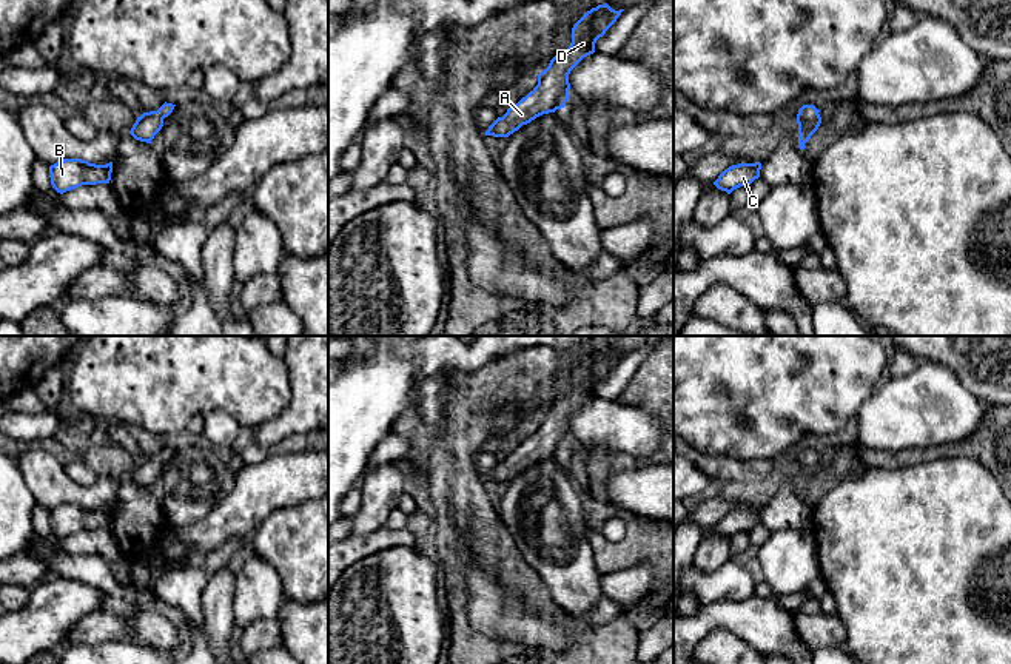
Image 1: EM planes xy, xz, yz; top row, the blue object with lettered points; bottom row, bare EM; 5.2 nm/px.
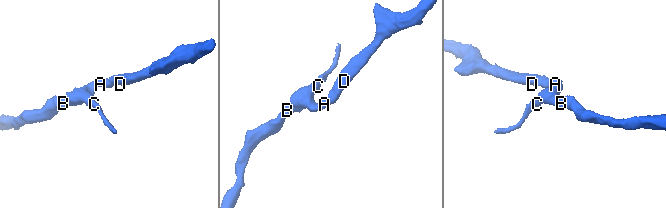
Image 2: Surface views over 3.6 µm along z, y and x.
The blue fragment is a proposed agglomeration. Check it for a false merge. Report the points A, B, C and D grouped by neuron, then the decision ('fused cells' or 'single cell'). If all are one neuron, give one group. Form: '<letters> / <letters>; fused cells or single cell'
A B C D; single cell

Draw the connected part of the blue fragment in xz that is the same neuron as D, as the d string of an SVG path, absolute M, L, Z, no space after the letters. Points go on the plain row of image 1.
M607 348L587 356L572 373L572 388L558 397L538 419L538 430L509 453L485 476L485 481L509 482L536 462L564 453L570 434L570 416L595 397L595 388L616 367L624 354L615 356Z

